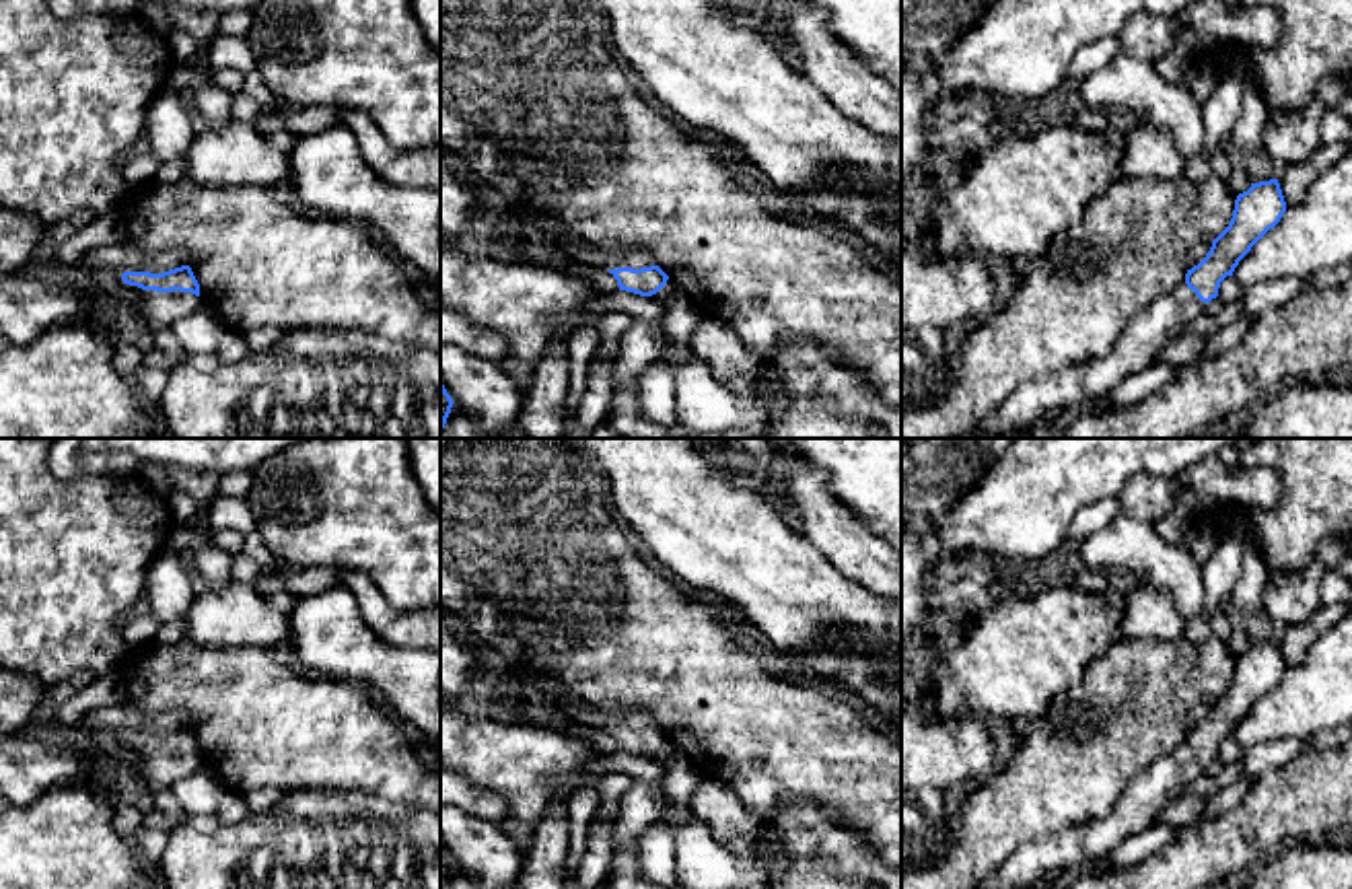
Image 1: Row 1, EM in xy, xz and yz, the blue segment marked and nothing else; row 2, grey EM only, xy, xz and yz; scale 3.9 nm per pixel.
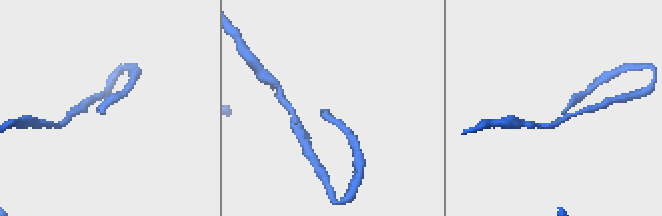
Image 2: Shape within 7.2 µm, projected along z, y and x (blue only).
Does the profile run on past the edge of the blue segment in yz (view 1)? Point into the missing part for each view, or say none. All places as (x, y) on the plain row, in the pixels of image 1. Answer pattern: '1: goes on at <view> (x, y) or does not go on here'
1: goes on at yz (1165, 778)

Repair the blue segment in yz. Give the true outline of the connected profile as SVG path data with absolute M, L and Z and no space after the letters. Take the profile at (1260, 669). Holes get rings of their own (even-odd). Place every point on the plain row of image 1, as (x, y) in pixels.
M1278 640L1251 644L1237 656L1233 679L1206 718L1187 731L1181 747L1140 770L1109 815L1027 842L982 889L1033 887L1047 873L1097 860L1154 825L1159 813L1204 774L1204 766L1218 757L1220 743L1233 737L1239 722L1284 673Z

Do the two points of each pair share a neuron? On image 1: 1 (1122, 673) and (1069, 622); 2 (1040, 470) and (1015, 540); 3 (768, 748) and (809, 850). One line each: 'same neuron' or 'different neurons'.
1: different neurons
2: same neuron
3: different neurons

